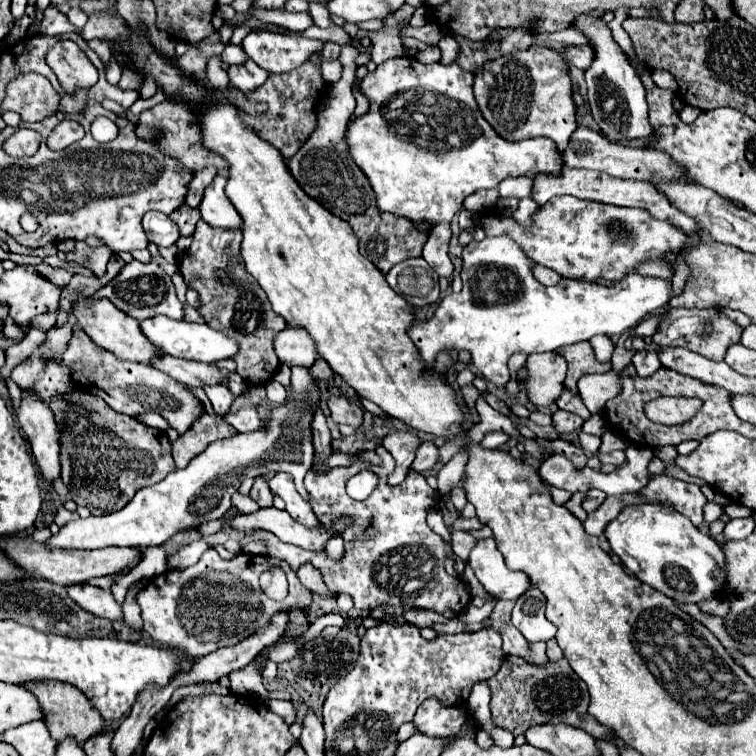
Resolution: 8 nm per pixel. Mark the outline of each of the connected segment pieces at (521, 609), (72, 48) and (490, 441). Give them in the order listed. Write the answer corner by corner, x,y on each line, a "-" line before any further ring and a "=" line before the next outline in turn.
532,587
516,599
510,623
526,637
528,643
548,641
556,635
556,625
546,619
544,611
546,611
546,597
540,595
536,587
=
58,41
50,47
46,61
67,93
72,93
76,87
90,87
98,79
96,67
74,41
=
503,431
486,433
484,439
481,441
481,445
483,448
497,448
504,445
509,438

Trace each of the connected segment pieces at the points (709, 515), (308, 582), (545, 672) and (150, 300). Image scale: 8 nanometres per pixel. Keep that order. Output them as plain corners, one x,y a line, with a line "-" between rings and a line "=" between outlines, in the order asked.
708,501
708,503
704,505
704,519
706,519
706,523
716,521
722,513
724,513
724,507
718,505
718,503
714,503
714,501
=
304,563
302,567
298,567
296,577
298,577
298,581
300,581
308,591
318,593
320,597
324,597
324,599
328,599
328,601
336,601
336,597
338,597
338,595
326,587
322,571
320,571
320,569
316,569
312,563
310,563
310,565
306,565
306,563
=
506,657
504,663
500,665
498,673
488,679
488,685
492,689
492,701
490,701
490,709
492,709
492,723
496,727
512,727
514,735
524,733
526,727
534,725
534,723
560,723
562,715
572,709
578,713
578,717
584,717
582,727
592,733
594,737
606,739
612,737
618,745
622,745
622,741
614,735
614,731
608,733
606,727
598,725
592,717
588,717
588,691
586,691
586,683
572,671
568,659
558,659
558,661
548,661
542,667
530,665
520,657
=
132,261
130,265
124,265
120,269
120,273
112,279
110,285
104,285
96,297
106,297
110,299
118,309
122,309
124,313
128,313
134,319
148,319
148,317
156,317
156,315
168,315
172,319
182,319
184,309
182,303
176,297
174,291
174,283
170,281
170,277
164,273
164,269
158,263
140,263
140,261

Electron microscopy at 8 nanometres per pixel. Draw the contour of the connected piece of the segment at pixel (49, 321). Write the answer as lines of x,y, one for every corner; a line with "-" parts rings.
56,313
52,315
38,315
36,319
32,319
32,327
34,329
42,329
42,331
48,331
50,327
54,327
56,323

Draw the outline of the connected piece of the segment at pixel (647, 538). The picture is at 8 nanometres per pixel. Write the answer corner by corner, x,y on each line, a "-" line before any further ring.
656,503
624,507
620,515
606,525
604,535
628,571
636,575
646,573
646,577
638,579
666,597
700,603
702,599
714,597
724,587
724,553
720,545
676,509
664,509

